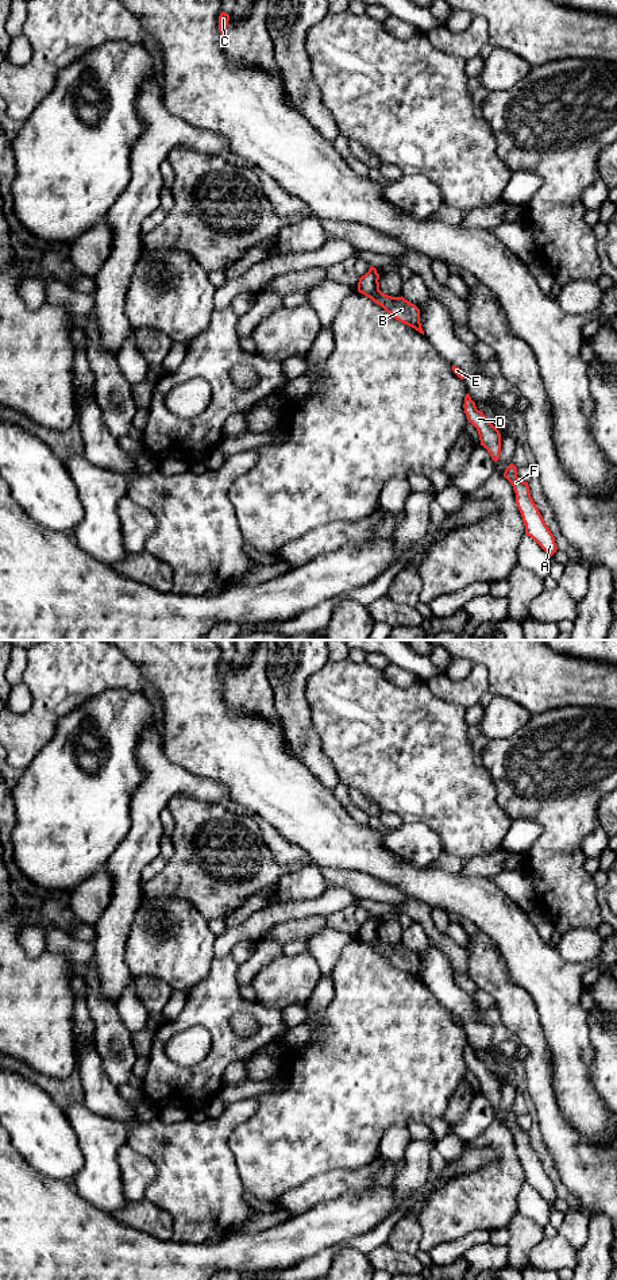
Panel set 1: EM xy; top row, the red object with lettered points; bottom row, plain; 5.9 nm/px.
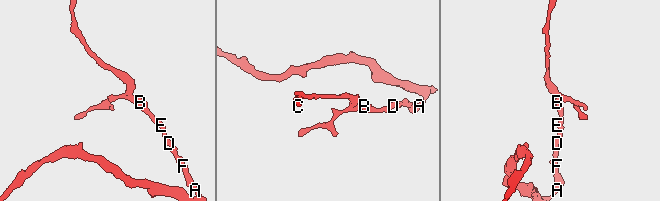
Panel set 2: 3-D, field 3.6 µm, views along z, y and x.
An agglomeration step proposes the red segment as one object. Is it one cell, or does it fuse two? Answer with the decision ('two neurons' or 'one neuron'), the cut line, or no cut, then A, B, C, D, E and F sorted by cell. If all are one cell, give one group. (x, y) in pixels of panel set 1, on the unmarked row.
two neurons; cut xy (358, 937), (363, 940), (378, 939); groups A B D E F / C

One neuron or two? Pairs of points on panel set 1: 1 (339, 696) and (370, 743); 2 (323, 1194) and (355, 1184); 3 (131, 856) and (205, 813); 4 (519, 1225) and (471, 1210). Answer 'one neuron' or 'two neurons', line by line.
1: one neuron
2: one neuron
3: two neurons
4: two neurons

